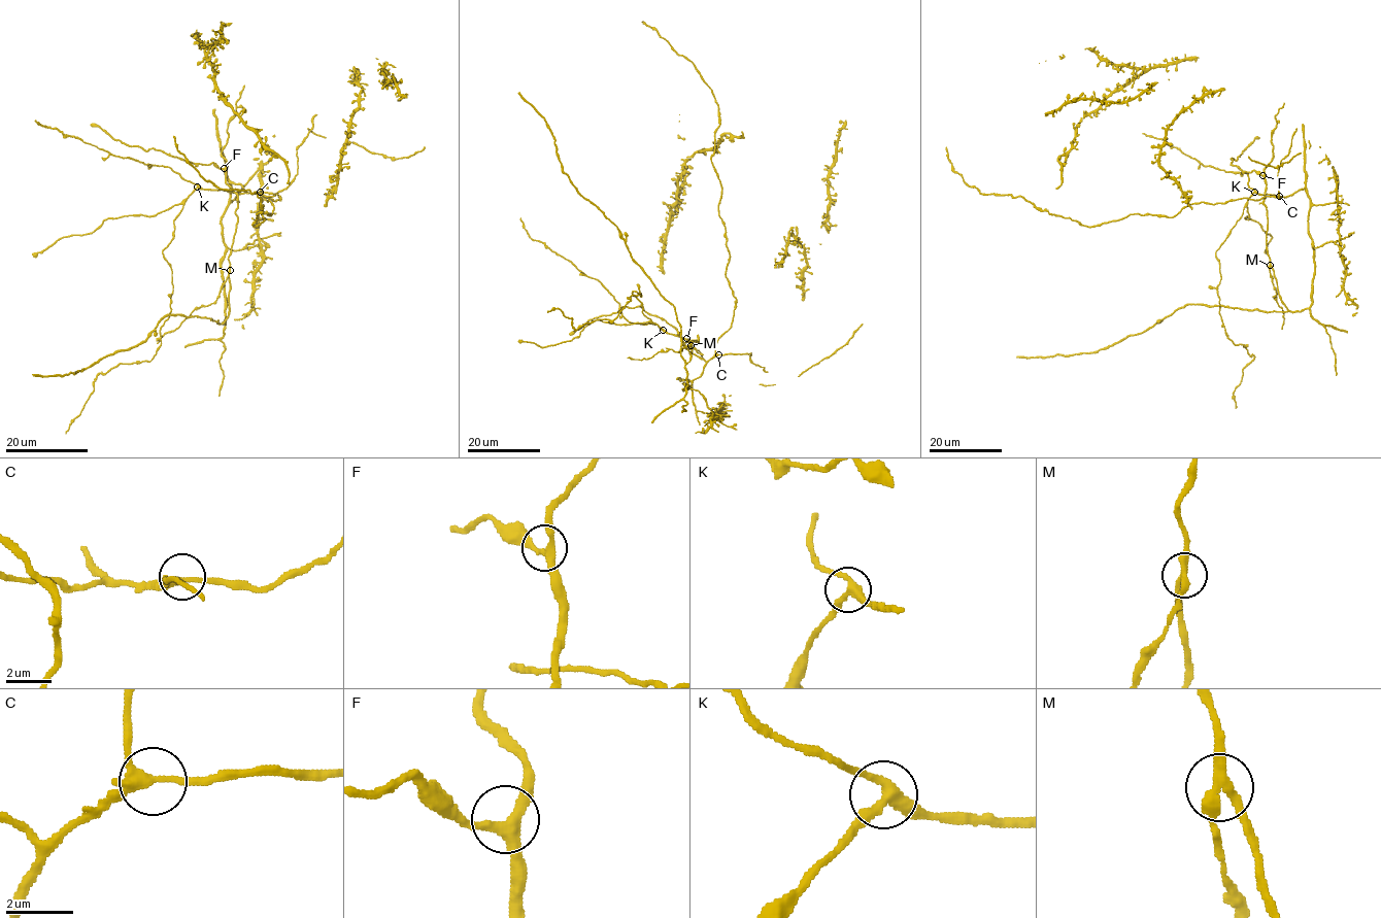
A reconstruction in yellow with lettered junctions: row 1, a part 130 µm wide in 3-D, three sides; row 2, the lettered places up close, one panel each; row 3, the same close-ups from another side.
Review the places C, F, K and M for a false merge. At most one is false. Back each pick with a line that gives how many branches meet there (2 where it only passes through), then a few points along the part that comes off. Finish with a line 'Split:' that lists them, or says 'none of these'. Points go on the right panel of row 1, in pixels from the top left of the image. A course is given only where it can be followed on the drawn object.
M: 3 branches meet; foreign part runs (1270, 265), (1274, 297), (1284, 314), (1282, 329)
Split: M

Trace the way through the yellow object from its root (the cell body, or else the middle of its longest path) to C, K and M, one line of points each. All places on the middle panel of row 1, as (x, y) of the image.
C: (728, 331), (716, 343), (718, 354)
K: (728, 331), (718, 339), (715, 354), (704, 361), (694, 354), (679, 337), (663, 330)
M: (728, 331), (718, 339), (715, 354), (701, 375), (692, 384), (683, 383), (687, 388), (683, 389), (691, 345)

